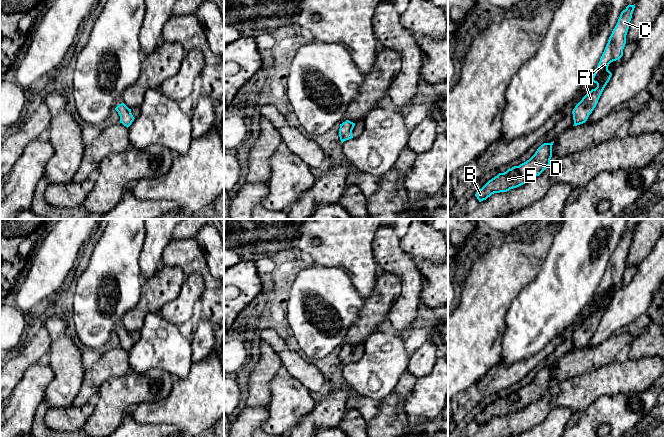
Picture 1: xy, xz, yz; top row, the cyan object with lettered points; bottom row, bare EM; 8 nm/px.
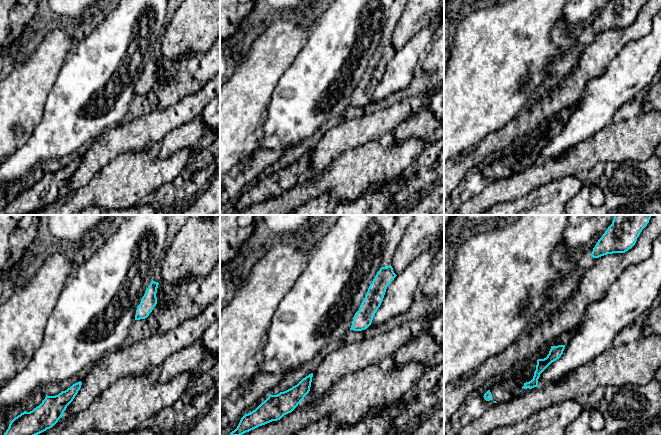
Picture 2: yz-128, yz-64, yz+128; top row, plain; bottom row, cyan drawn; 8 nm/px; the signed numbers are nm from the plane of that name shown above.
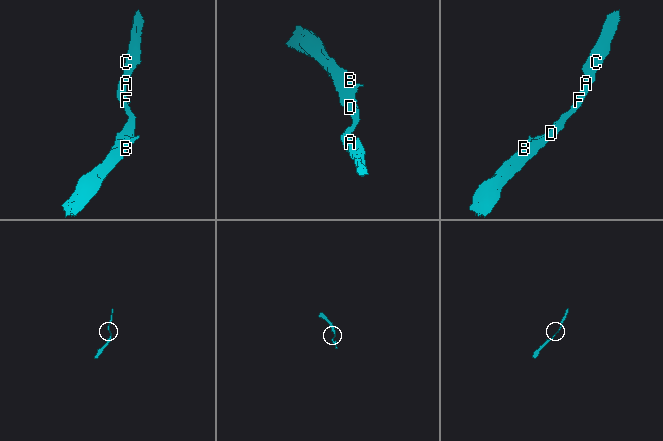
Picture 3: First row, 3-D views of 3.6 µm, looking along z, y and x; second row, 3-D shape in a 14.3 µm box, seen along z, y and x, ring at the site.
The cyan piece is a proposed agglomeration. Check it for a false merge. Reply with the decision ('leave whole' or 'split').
leave whole

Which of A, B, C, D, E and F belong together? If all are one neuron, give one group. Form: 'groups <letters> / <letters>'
groups A B C D E F

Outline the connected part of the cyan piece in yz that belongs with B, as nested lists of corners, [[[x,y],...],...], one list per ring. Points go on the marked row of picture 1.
[[[554,141],[542,144],[529,160],[489,180],[475,194],[479,202],[486,200],[494,193],[507,192],[539,176],[550,165],[553,143]]]

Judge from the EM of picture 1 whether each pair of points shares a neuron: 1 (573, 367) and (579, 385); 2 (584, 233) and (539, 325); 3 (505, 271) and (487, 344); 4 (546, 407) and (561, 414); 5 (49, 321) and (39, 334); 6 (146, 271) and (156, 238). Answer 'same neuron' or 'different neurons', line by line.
1: different neurons
2: same neuron
3: same neuron
4: different neurons
5: different neurons
6: same neuron

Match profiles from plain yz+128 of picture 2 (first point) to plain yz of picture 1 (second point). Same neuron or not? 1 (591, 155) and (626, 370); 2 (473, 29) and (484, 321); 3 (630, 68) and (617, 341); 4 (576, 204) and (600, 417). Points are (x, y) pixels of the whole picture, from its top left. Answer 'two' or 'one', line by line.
1: one
2: one
3: two
4: one

